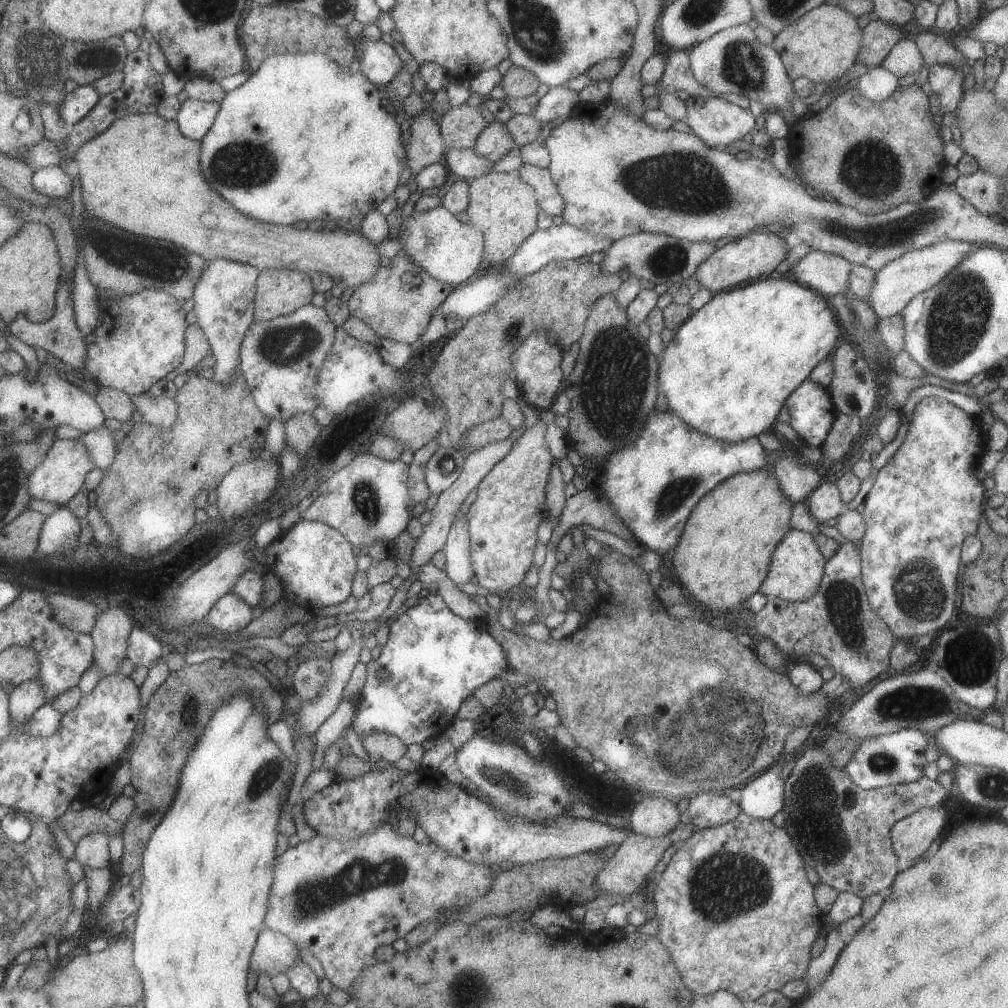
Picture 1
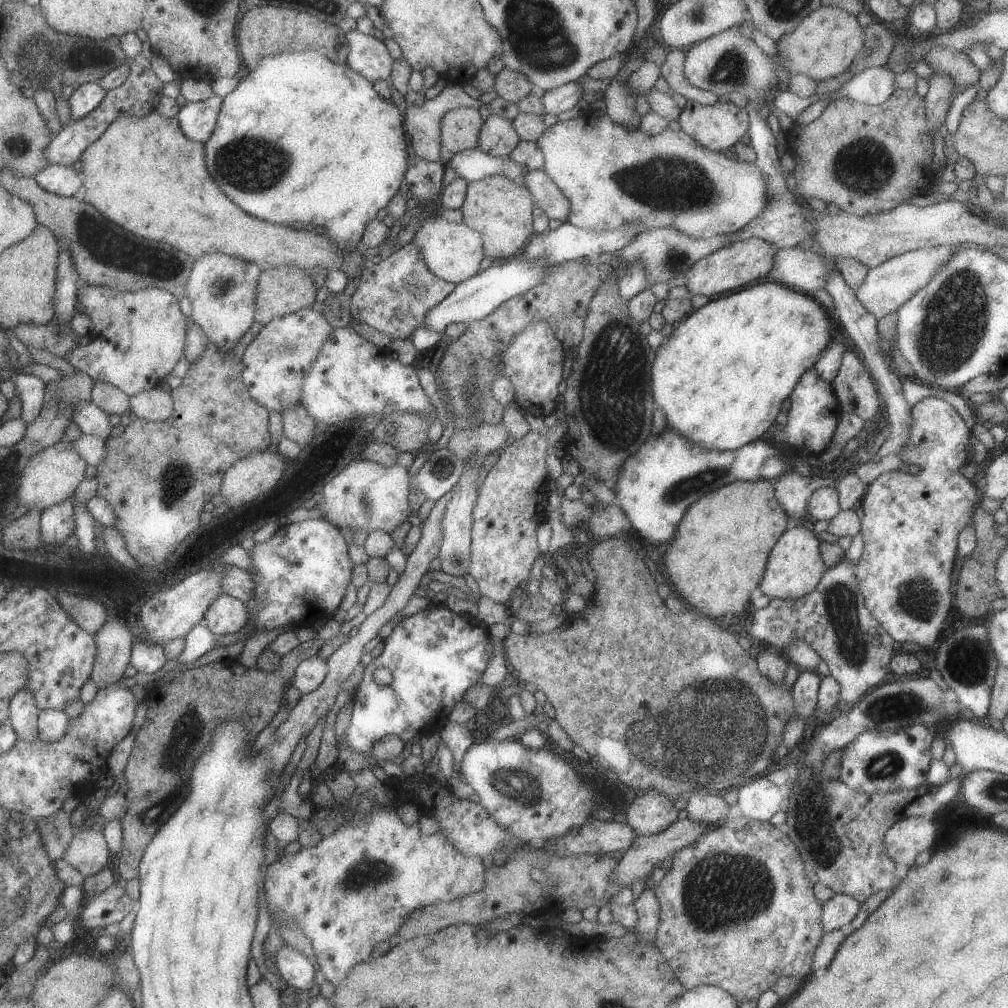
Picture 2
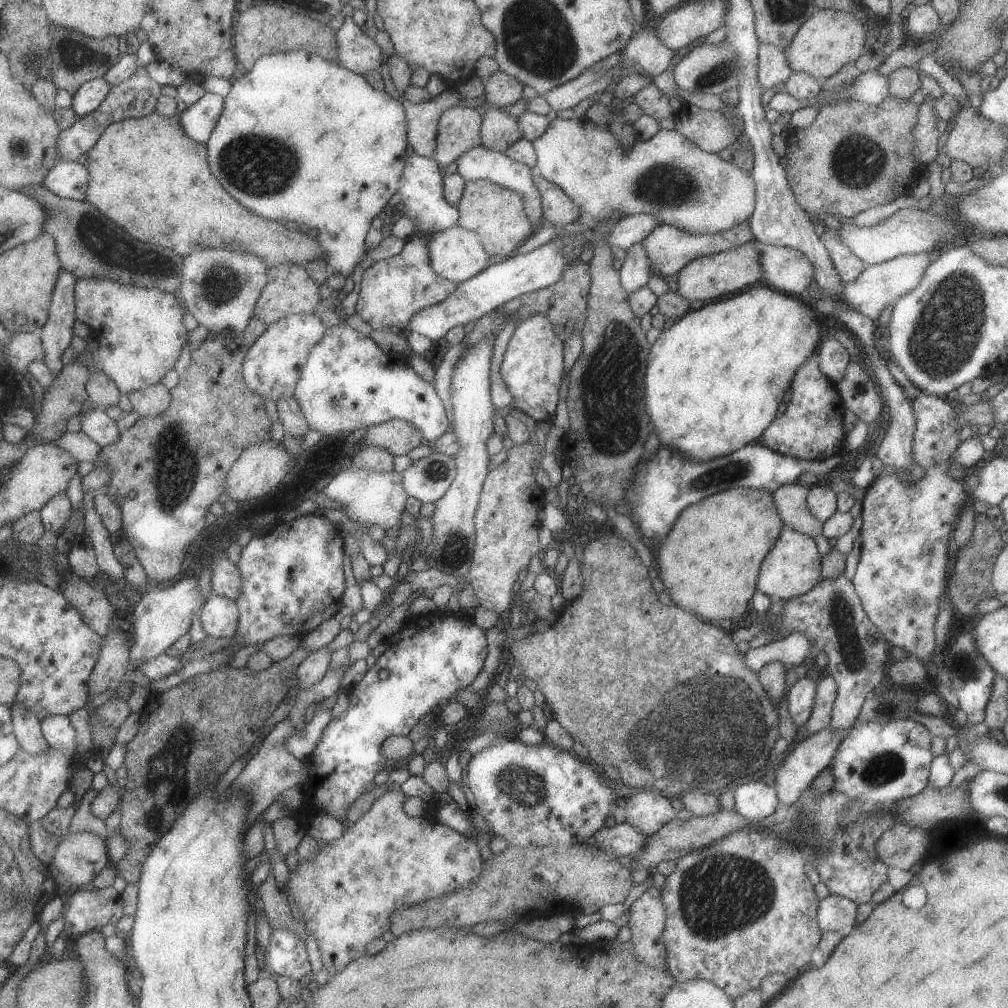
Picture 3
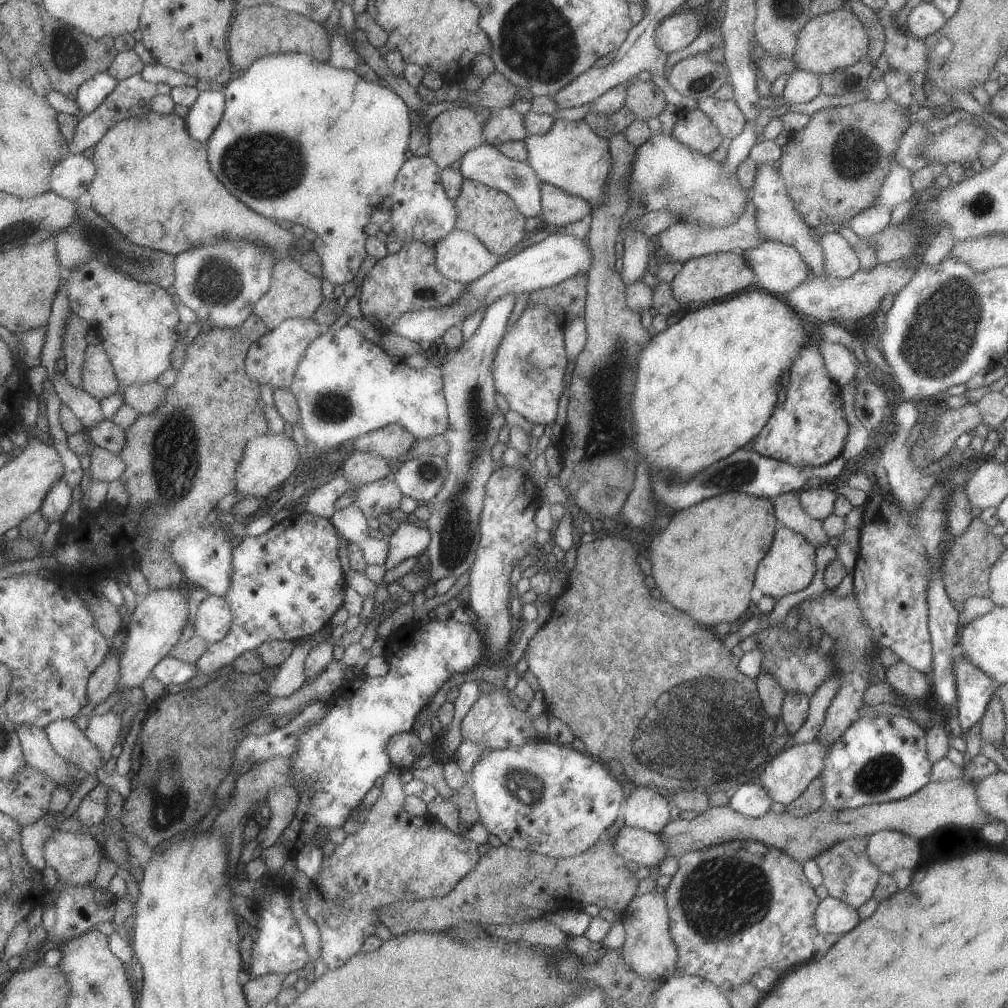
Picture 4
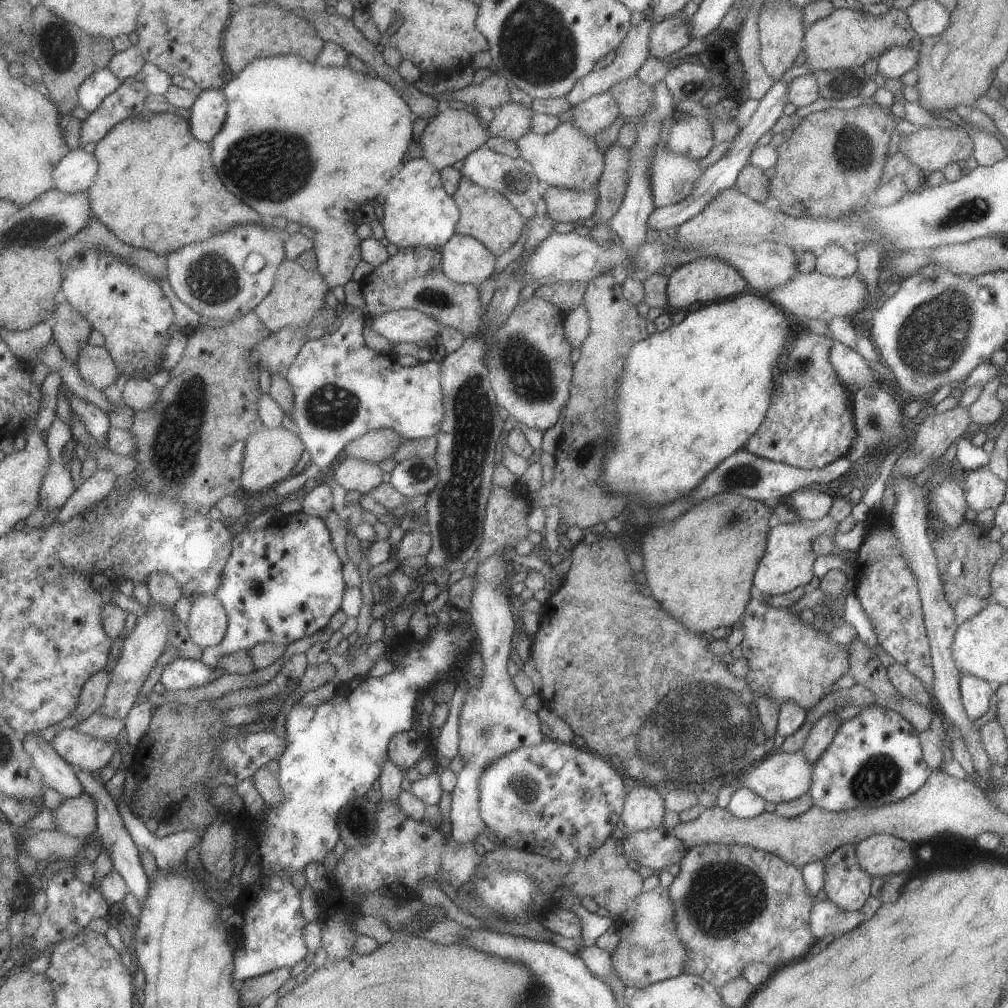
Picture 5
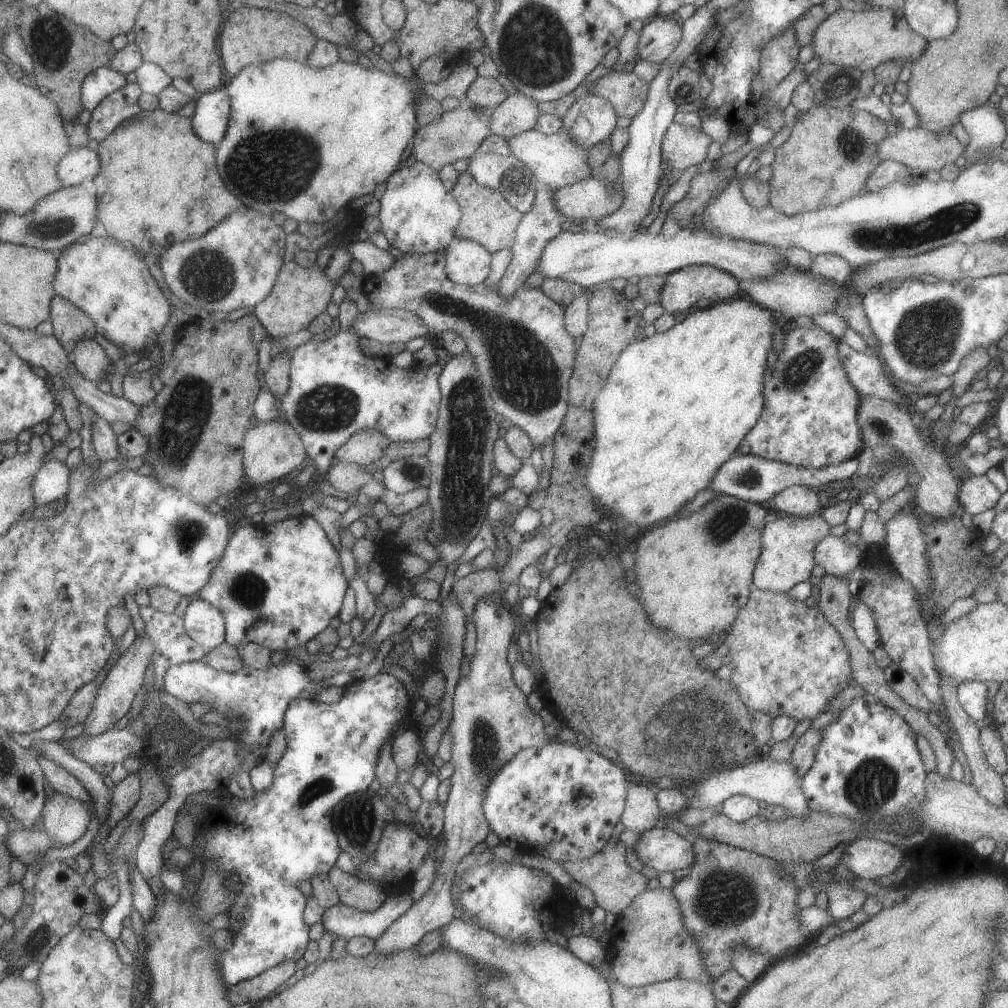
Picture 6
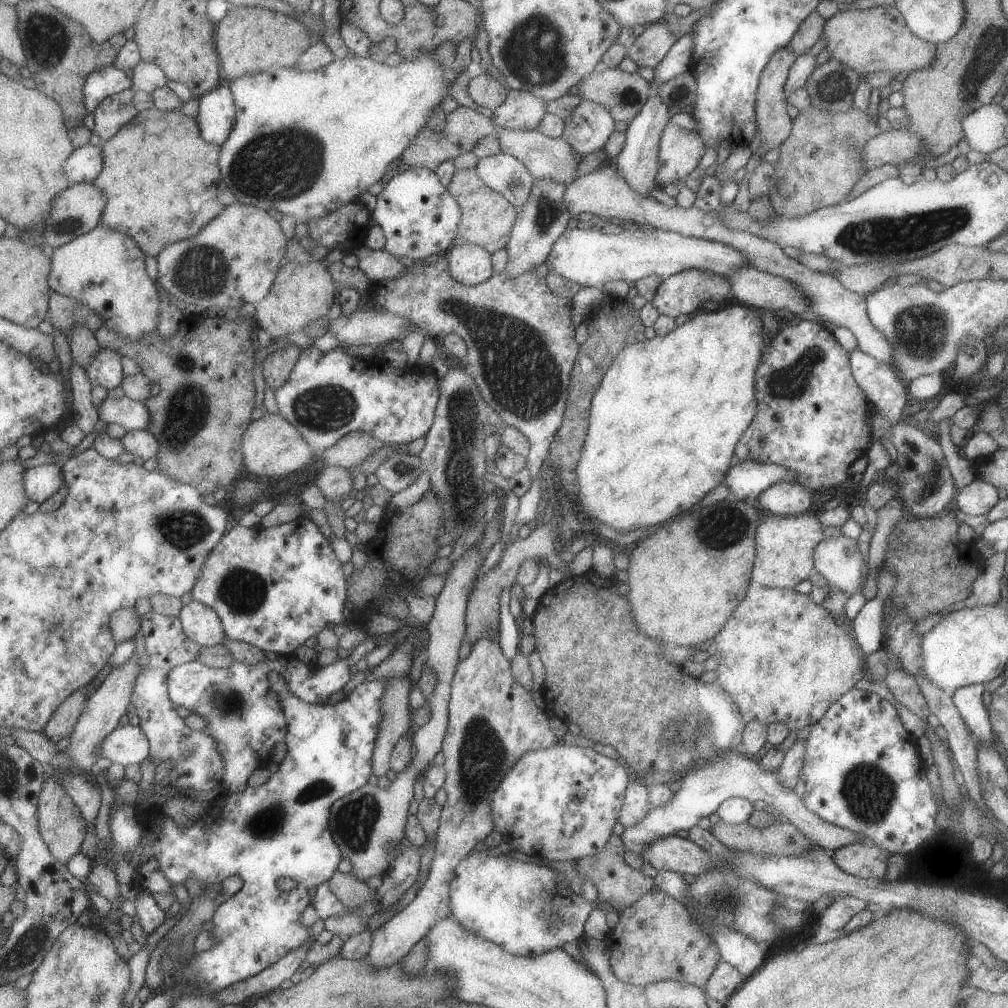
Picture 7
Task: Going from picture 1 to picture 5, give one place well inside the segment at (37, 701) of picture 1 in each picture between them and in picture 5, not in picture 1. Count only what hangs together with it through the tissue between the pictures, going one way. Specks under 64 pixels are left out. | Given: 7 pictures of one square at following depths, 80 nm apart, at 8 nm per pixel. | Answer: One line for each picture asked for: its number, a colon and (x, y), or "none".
2: (23, 711)
3: (26, 726)
4: (37, 752)
5: (54, 771)

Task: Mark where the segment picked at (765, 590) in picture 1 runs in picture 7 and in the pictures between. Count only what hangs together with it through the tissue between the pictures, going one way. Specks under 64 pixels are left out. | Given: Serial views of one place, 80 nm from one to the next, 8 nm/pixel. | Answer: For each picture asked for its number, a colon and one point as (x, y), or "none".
2: (793, 568)
3: (792, 567)
4: (789, 565)
5: (786, 564)
6: (786, 558)
7: (784, 545)

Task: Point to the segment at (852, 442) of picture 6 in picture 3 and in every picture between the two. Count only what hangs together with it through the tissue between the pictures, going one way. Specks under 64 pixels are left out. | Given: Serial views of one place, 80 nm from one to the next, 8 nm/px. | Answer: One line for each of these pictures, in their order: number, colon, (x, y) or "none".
3: (811, 428)
4: (809, 428)
5: (809, 423)

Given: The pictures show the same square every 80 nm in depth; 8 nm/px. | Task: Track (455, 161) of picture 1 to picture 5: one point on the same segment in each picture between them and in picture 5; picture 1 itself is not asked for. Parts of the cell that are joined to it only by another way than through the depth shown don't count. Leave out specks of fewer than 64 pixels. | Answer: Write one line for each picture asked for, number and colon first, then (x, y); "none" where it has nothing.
2: (471, 164)
3: (477, 163)
4: (485, 164)
5: (514, 178)

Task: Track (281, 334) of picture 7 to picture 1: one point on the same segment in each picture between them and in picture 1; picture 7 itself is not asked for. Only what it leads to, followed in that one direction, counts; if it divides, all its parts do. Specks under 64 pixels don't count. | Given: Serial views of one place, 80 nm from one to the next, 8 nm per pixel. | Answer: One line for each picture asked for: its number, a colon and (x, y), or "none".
1: (278, 292)
2: (281, 290)
3: (289, 290)
4: (295, 293)
5: (297, 294)
6: (299, 294)

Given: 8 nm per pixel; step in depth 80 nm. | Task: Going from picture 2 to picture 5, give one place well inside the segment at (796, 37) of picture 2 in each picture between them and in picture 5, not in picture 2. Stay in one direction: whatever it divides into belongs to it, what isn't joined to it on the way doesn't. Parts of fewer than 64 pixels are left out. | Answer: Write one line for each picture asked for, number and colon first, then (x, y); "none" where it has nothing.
3: (828, 39)
4: (828, 41)
5: (844, 38)

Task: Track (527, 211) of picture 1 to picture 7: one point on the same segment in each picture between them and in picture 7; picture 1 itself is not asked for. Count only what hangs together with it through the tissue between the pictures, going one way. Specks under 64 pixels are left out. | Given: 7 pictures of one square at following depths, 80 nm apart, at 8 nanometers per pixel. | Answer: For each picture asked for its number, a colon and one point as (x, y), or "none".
2: (500, 210)
3: (495, 214)
4: (488, 213)
5: (485, 214)
6: (486, 217)
7: (486, 218)

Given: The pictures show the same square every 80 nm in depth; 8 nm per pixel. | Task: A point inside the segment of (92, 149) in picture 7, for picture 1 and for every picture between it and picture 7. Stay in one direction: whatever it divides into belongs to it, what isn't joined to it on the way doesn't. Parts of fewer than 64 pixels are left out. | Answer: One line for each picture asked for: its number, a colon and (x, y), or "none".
1: (53, 182)
2: (63, 181)
3: (68, 179)
4: (69, 178)
5: (77, 169)
6: (78, 167)

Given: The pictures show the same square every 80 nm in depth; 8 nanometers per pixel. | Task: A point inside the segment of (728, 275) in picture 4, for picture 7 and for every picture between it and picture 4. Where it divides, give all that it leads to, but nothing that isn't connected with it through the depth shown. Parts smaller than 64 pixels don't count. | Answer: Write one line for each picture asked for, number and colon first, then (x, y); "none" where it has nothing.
5: (705, 279)
6: (682, 288)
7: (681, 293)

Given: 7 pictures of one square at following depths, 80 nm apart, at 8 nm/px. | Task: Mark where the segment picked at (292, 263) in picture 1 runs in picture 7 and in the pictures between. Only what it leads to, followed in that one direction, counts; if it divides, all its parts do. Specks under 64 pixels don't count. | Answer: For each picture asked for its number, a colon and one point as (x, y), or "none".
2: (143, 174)
3: (146, 175)
4: (152, 182)
5: (147, 165)
6: (147, 196)
7: (160, 181)

